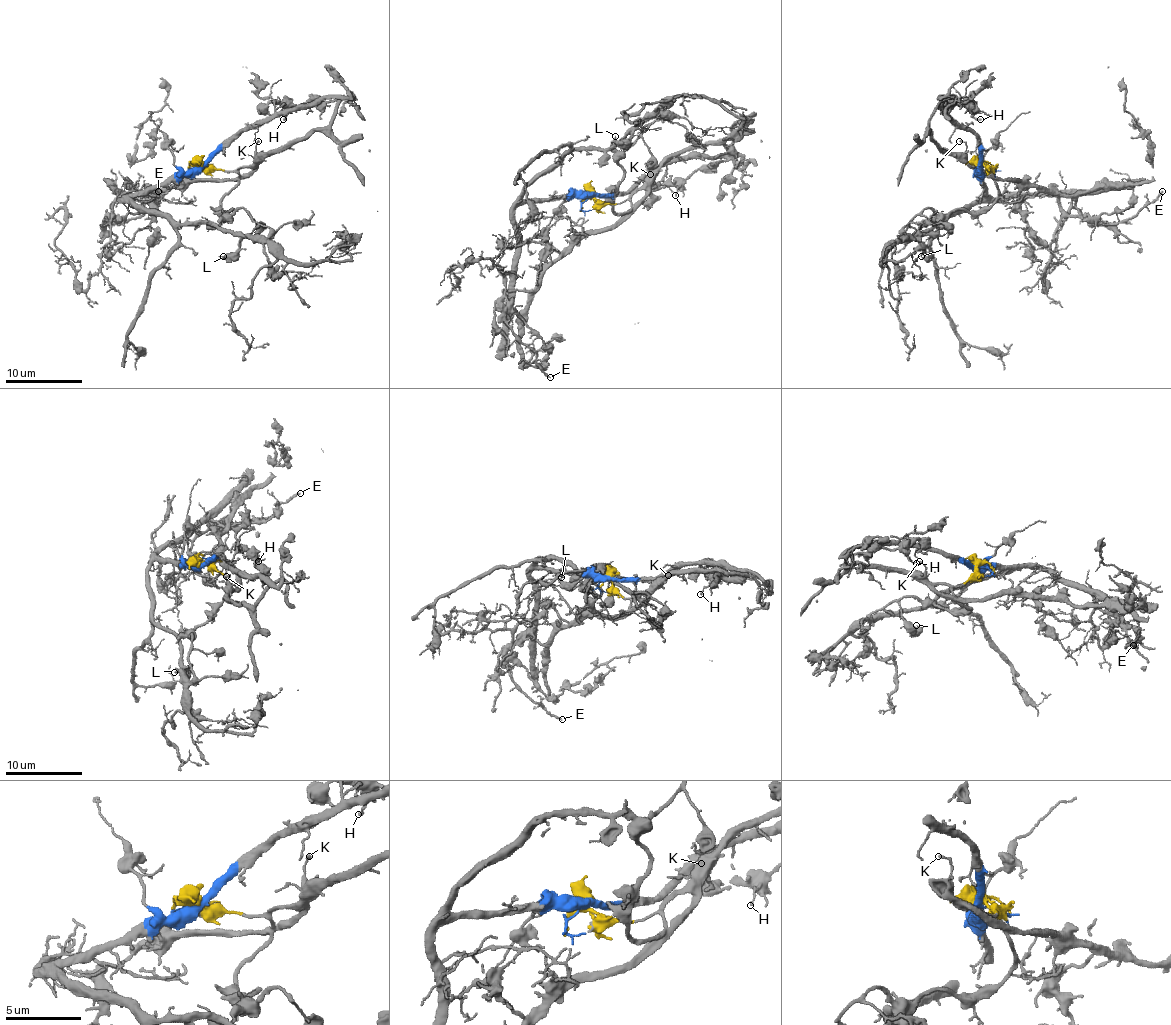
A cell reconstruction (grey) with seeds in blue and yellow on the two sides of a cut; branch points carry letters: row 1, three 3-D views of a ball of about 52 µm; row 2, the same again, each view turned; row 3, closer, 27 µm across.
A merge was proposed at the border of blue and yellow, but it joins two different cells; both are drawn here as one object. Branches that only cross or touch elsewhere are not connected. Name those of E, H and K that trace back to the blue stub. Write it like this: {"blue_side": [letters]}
{"blue_side": ["E"]}

